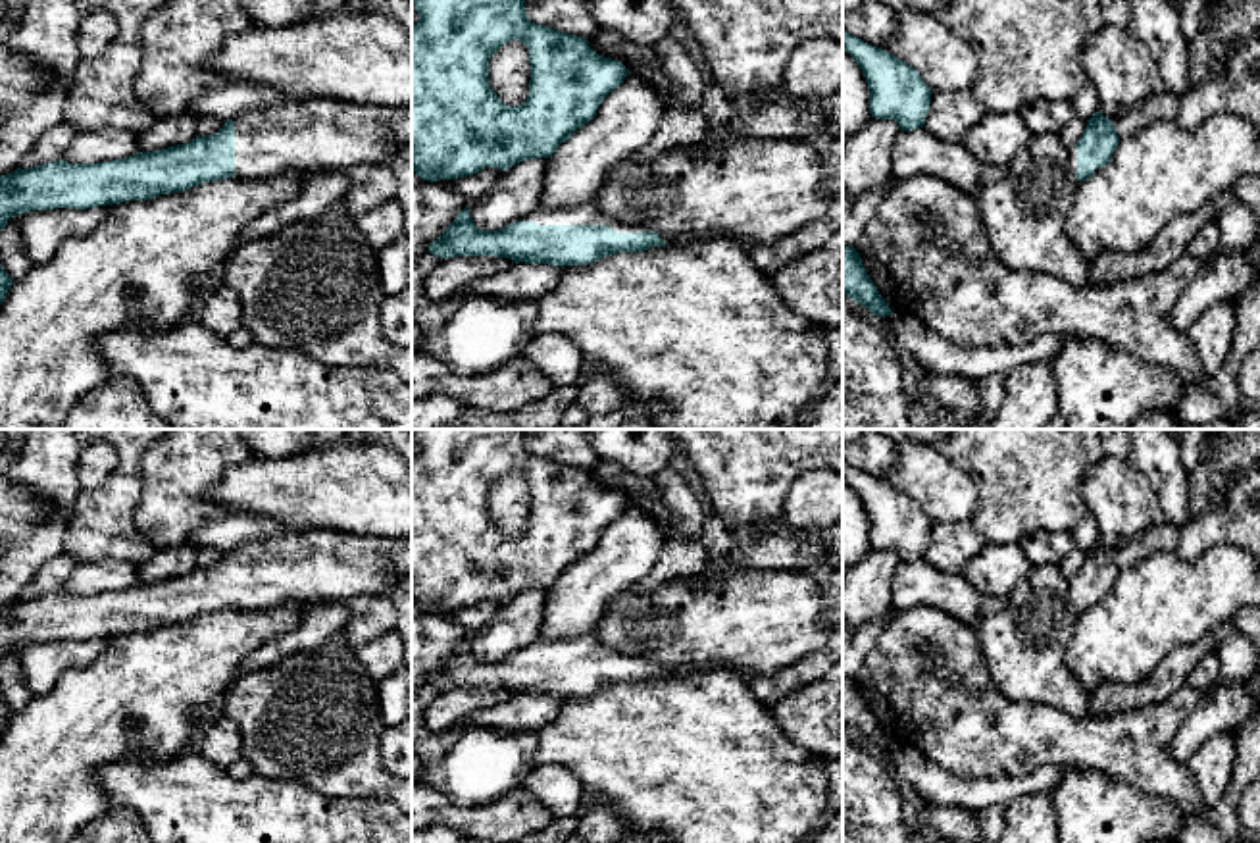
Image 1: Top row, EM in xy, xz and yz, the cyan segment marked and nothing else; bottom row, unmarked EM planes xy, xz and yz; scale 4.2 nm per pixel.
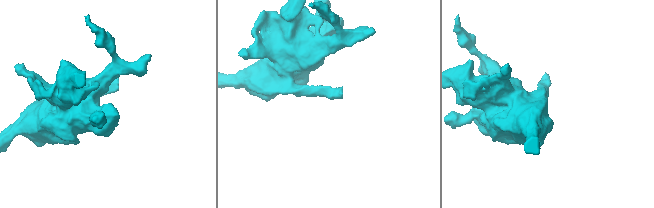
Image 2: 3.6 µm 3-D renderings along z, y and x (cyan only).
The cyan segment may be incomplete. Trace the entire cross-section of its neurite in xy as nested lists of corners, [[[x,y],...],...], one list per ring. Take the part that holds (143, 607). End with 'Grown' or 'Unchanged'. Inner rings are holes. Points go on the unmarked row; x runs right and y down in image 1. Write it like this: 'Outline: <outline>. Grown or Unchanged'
Outline: [[[304,529],[252,539],[227,550],[215,566],[196,566],[185,575],[98,595],[60,591],[27,600],[17,599],[0,608],[0,662],[10,649],[35,641],[87,641],[127,631],[150,631],[227,608],[258,610],[287,602],[315,604],[383,595],[400,575],[412,575],[412,537]]]. Grown

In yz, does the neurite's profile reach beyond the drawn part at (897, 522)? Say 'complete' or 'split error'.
complete

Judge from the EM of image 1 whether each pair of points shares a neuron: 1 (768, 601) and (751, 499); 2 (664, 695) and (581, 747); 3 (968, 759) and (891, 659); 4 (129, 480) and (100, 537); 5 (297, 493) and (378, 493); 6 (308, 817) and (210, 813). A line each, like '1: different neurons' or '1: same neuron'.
1: different neurons
2: same neuron
3: same neuron
4: same neuron
5: same neuron
6: same neuron

